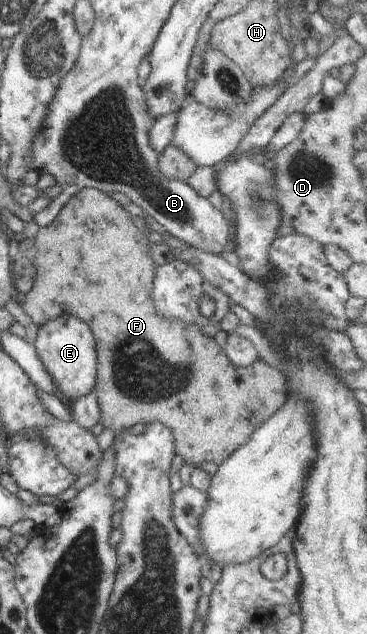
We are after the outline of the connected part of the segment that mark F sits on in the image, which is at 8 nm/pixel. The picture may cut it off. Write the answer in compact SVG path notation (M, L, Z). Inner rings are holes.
M85 188L77 195L74 195L62 207L51 224L39 228L37 235L28 243L27 248L36 269L36 275L33 286L25 294L25 302L21 304L21 307L23 307L25 313L31 317L33 322L39 326L47 320L53 319L55 315L60 316L66 313L78 317L89 326L96 341L98 355L97 377L93 390L101 412L100 421L103 427L111 429L117 435L125 429L131 429L138 422L160 422L172 431L176 454L181 455L184 462L186 461L194 467L197 467L197 465L199 467L203 461L213 461L213 463L221 465L238 447L245 445L251 439L253 432L260 425L263 425L277 410L283 407L283 404L288 399L286 379L281 371L261 359L247 367L235 367L217 342L208 335L202 334L200 326L197 324L186 324L176 319L163 319L157 311L152 298L152 285L157 265L151 259L149 247L148 237L142 230L137 228L134 217L121 204L118 204L111 195L104 191L95 188Z

